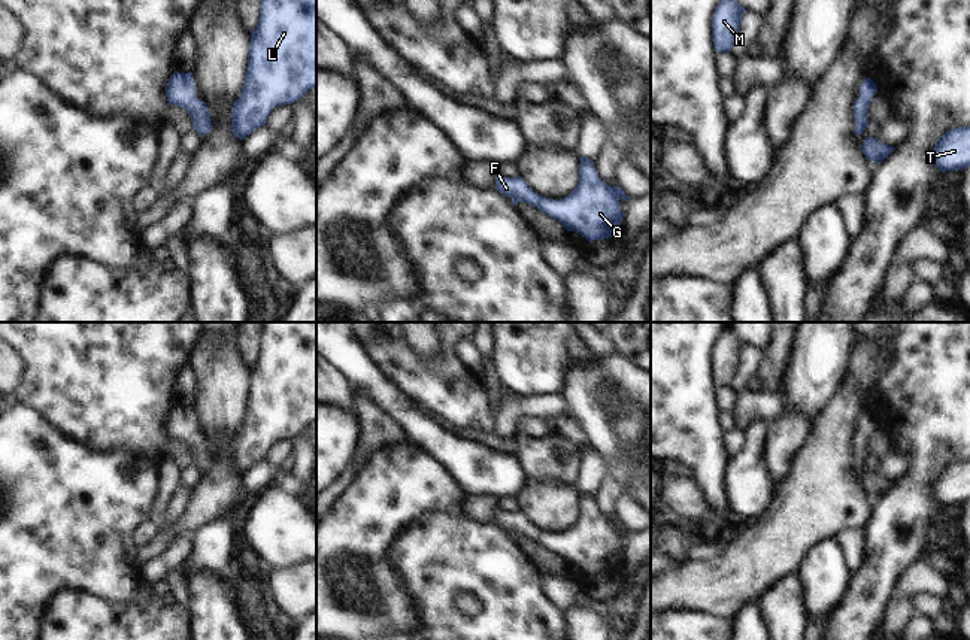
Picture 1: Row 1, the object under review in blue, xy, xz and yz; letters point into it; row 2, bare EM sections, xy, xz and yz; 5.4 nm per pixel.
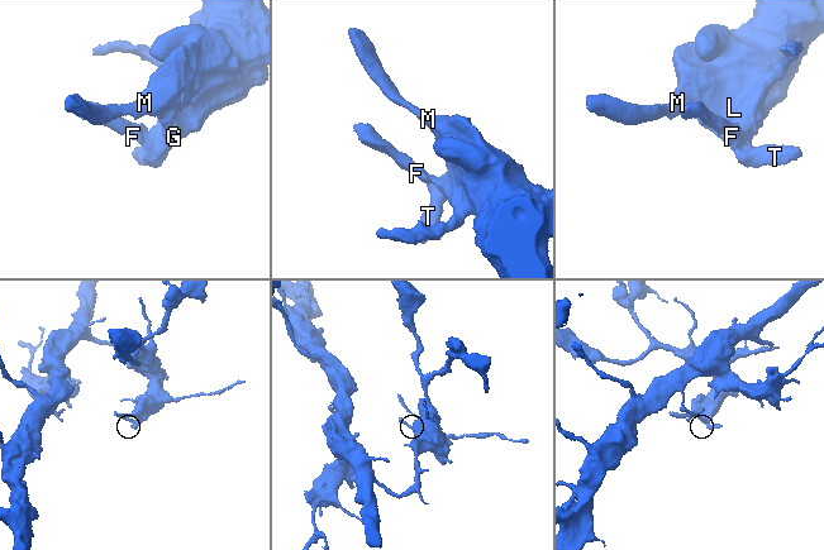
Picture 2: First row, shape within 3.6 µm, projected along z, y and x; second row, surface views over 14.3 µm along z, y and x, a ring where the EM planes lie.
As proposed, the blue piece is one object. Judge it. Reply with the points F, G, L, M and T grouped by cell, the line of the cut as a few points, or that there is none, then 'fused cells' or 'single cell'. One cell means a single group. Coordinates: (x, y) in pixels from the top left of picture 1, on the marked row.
F G L M T; no cut; single cell

